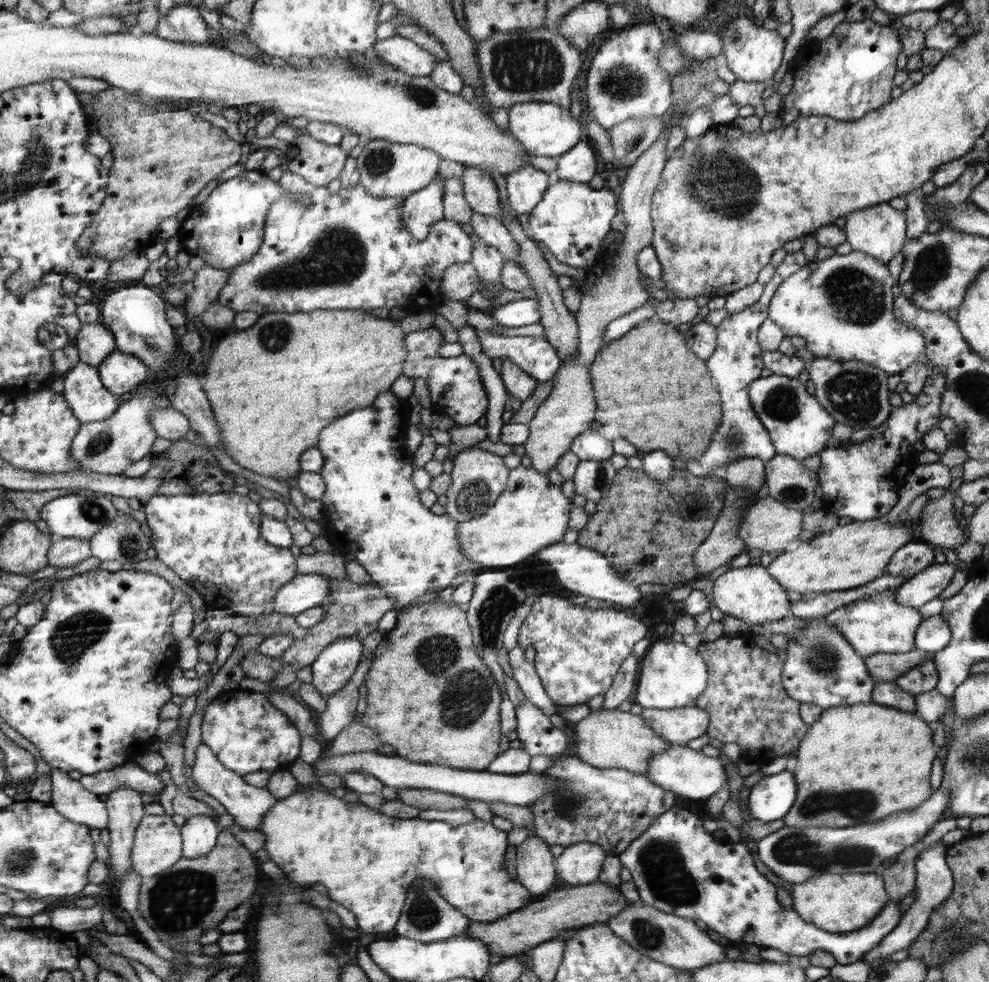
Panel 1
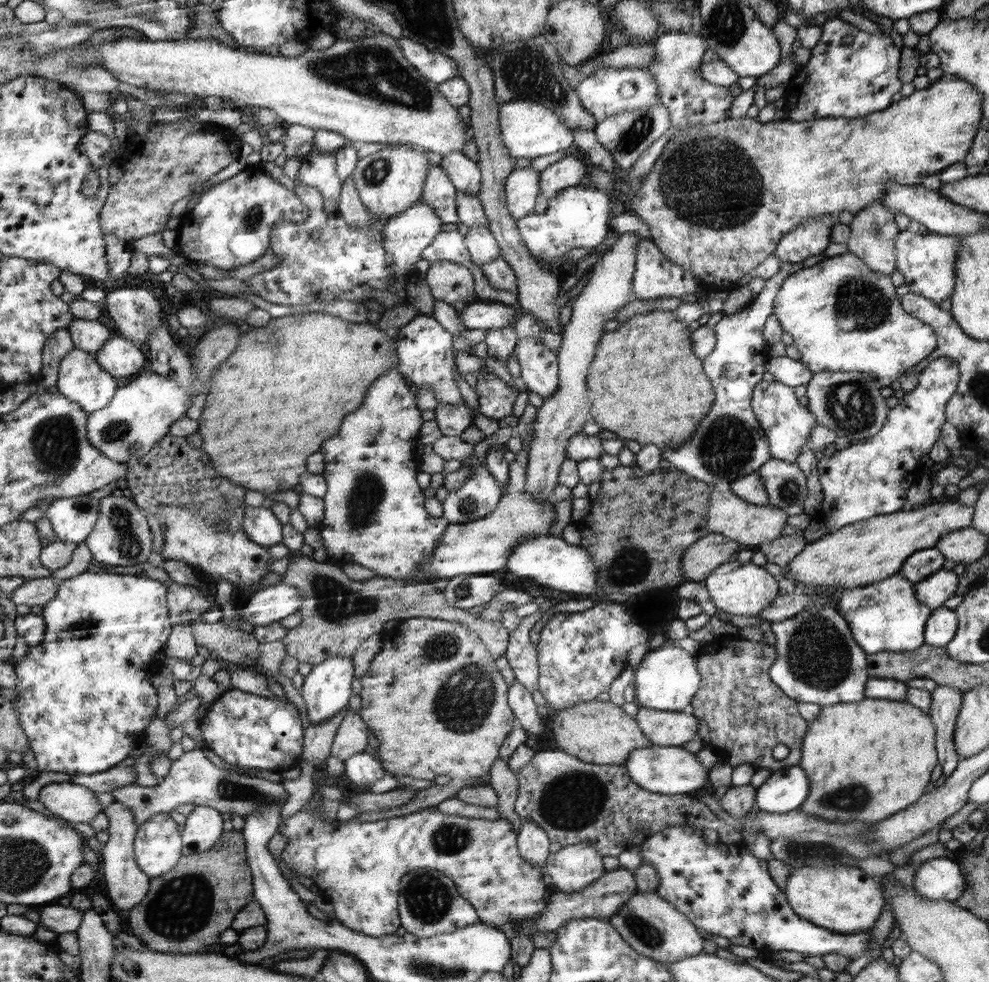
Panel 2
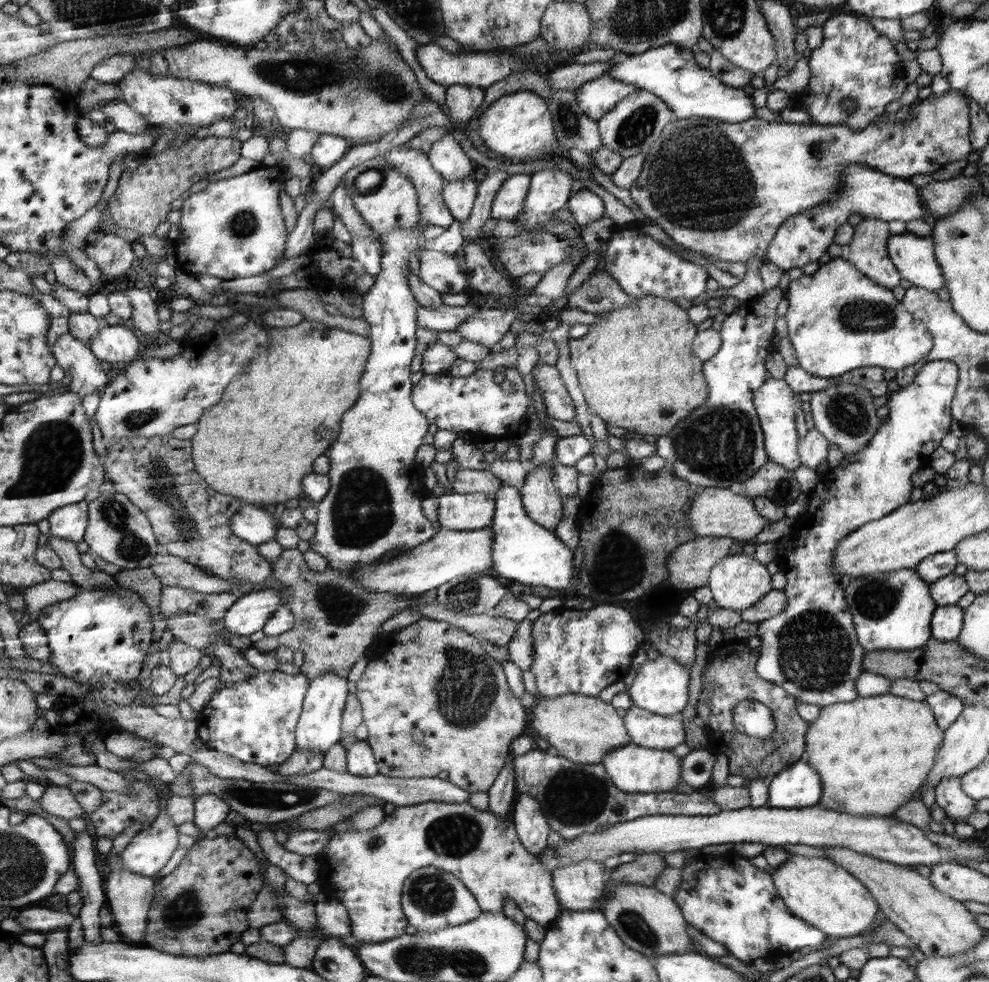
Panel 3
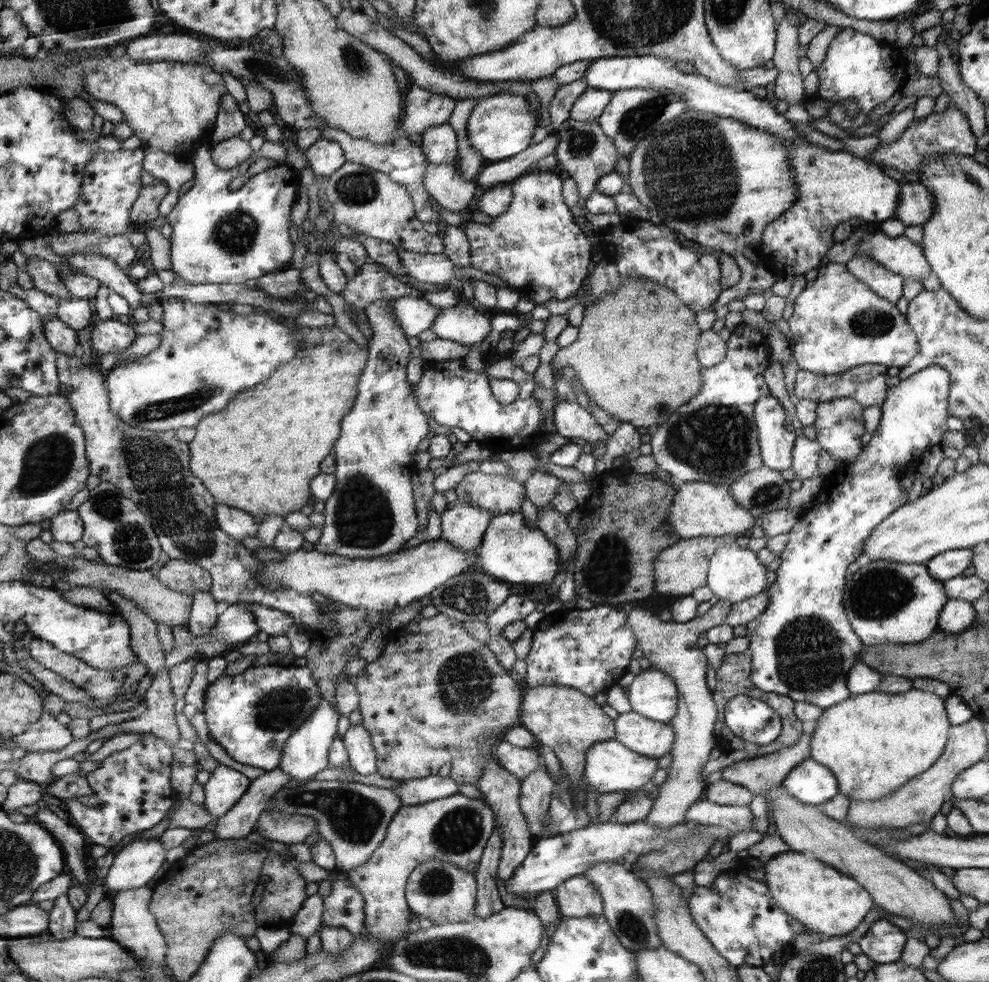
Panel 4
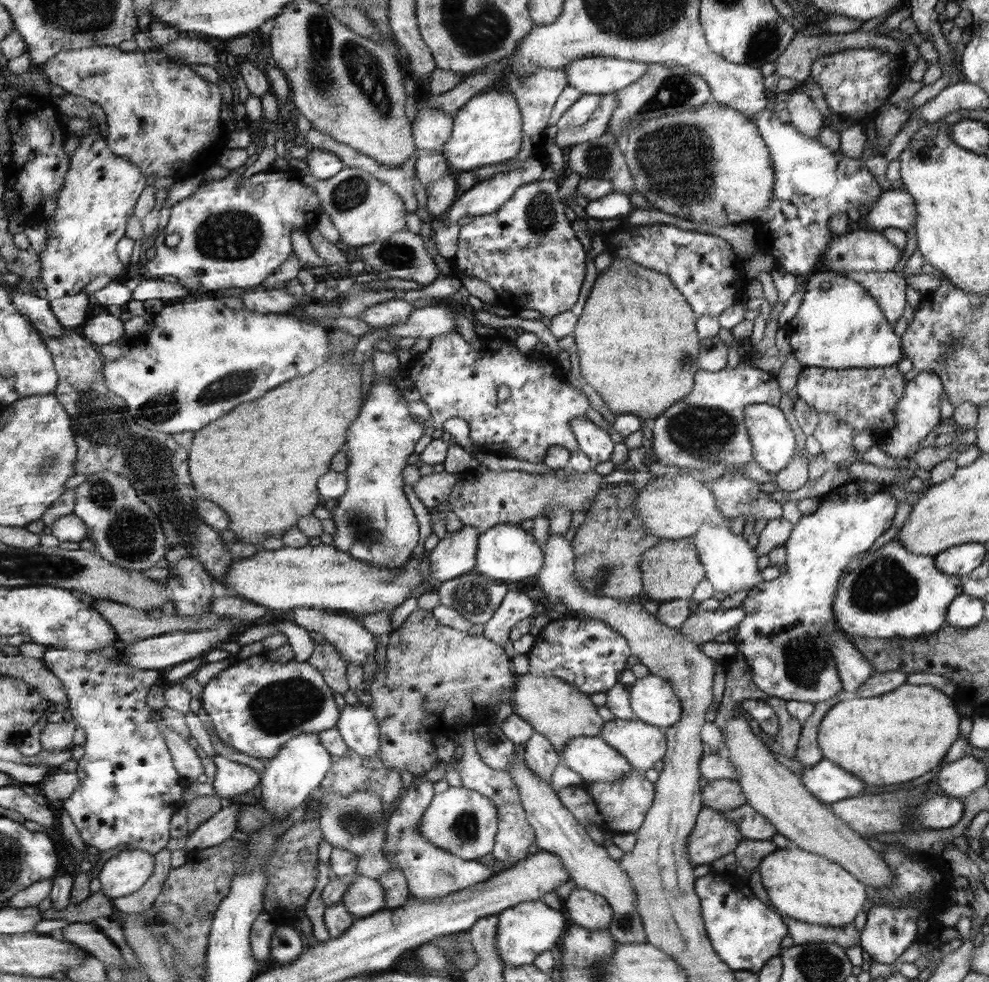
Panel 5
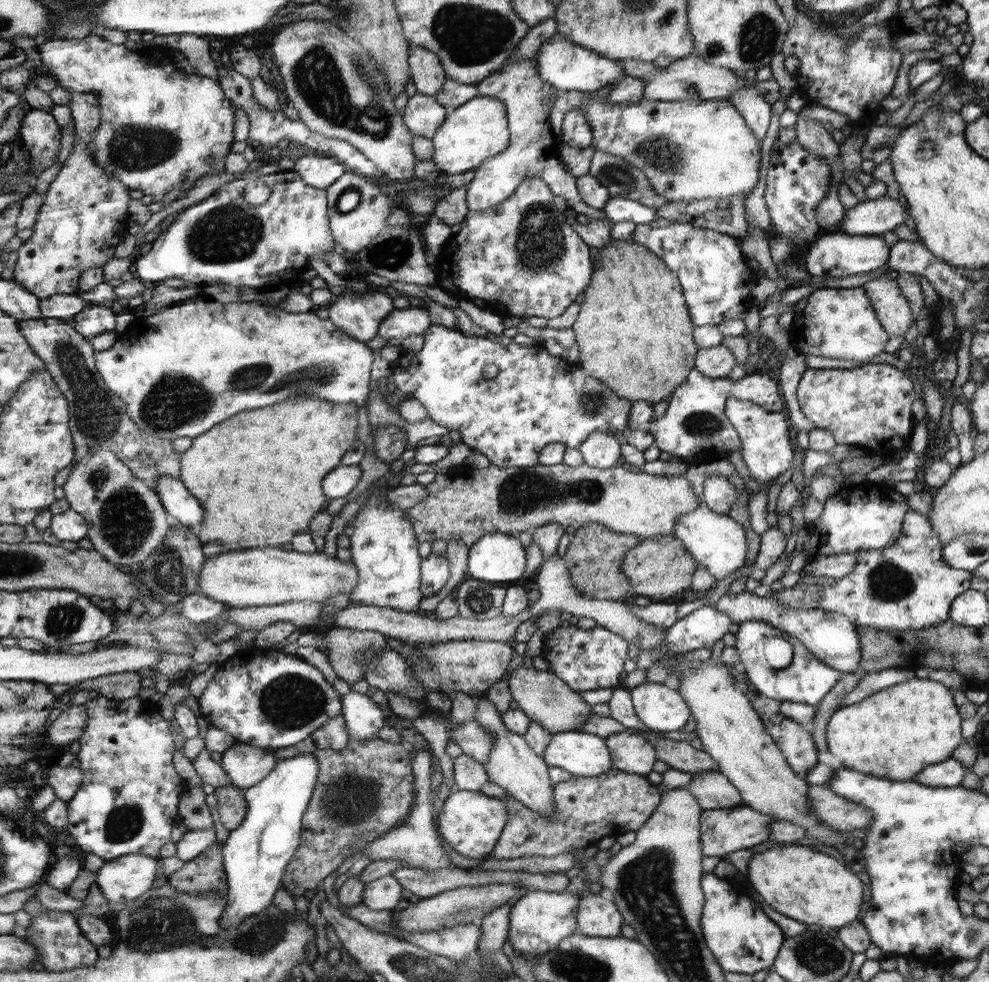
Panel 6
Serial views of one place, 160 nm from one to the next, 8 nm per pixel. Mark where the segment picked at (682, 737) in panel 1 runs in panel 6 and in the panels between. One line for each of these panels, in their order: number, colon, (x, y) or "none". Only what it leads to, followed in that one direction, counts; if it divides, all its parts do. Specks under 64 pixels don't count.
2: (664, 728)
3: (659, 732)
4: (646, 736)
5: (643, 744)
6: (633, 752)

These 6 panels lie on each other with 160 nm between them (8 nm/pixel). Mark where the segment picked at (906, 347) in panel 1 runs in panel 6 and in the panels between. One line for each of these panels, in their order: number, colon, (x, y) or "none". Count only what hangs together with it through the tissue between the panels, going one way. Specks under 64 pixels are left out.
2: (844, 316)
3: (838, 320)
4: (837, 323)
5: (843, 327)
6: (841, 323)

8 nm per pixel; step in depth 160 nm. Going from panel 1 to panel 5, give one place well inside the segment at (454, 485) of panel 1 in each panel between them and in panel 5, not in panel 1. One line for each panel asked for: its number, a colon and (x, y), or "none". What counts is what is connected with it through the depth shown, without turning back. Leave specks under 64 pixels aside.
2: (480, 495)
3: (475, 511)
4: (464, 525)
5: (455, 555)

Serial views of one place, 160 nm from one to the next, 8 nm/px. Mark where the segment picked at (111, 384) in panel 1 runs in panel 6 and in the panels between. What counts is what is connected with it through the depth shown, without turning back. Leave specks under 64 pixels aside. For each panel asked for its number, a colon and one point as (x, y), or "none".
2: (121, 358)
3: (116, 345)
4: (110, 335)
5: (102, 328)
6: (94, 320)

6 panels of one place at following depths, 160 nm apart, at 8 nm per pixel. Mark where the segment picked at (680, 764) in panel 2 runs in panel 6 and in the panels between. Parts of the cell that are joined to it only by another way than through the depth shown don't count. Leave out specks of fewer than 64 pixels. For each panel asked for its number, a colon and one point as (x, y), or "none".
3: (638, 769)
4: (611, 766)
5: (596, 760)
6: (582, 754)

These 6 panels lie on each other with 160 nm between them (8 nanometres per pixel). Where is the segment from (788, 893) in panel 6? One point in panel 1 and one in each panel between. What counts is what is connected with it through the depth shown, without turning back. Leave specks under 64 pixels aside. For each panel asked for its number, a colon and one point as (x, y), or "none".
1: (840, 903)
2: (844, 899)
3: (823, 893)
4: (823, 899)
5: (809, 888)

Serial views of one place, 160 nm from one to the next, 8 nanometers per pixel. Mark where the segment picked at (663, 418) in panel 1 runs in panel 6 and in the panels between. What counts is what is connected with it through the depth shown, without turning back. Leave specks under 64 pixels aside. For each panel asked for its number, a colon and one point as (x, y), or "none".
2: (648, 385)
3: (635, 366)
4: (636, 353)
5: (637, 343)
6: (634, 331)

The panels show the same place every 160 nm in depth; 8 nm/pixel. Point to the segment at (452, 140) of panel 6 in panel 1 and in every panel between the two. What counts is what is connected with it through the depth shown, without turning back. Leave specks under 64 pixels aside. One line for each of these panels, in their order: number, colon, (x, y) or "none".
1: (545, 129)
2: (529, 129)
3: (520, 126)
4: (501, 126)
5: (488, 130)

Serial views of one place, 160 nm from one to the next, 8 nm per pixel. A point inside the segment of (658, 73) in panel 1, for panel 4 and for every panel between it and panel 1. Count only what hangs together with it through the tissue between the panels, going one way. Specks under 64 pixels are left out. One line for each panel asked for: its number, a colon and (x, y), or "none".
2: (606, 92)
3: (596, 98)
4: (589, 107)

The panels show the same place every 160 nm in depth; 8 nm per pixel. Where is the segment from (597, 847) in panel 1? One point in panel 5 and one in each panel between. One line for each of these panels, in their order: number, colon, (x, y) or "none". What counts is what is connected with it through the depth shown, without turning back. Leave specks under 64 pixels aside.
2: (572, 868)
3: (579, 886)
4: (578, 897)
5: (584, 907)

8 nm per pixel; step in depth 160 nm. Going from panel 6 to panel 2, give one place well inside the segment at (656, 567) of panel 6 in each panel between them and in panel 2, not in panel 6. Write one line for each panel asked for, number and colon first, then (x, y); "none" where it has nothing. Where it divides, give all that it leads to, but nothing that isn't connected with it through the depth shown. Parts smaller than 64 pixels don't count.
2: (700, 560)
3: (690, 565)
4: (682, 569)
5: (672, 570)

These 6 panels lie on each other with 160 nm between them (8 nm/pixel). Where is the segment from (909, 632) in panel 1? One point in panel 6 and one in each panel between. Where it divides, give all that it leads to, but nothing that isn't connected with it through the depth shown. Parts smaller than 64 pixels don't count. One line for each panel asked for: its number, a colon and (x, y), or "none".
2: (884, 616)
3: (893, 611)
4: (887, 602)
5: (892, 593)
6: (908, 586)

